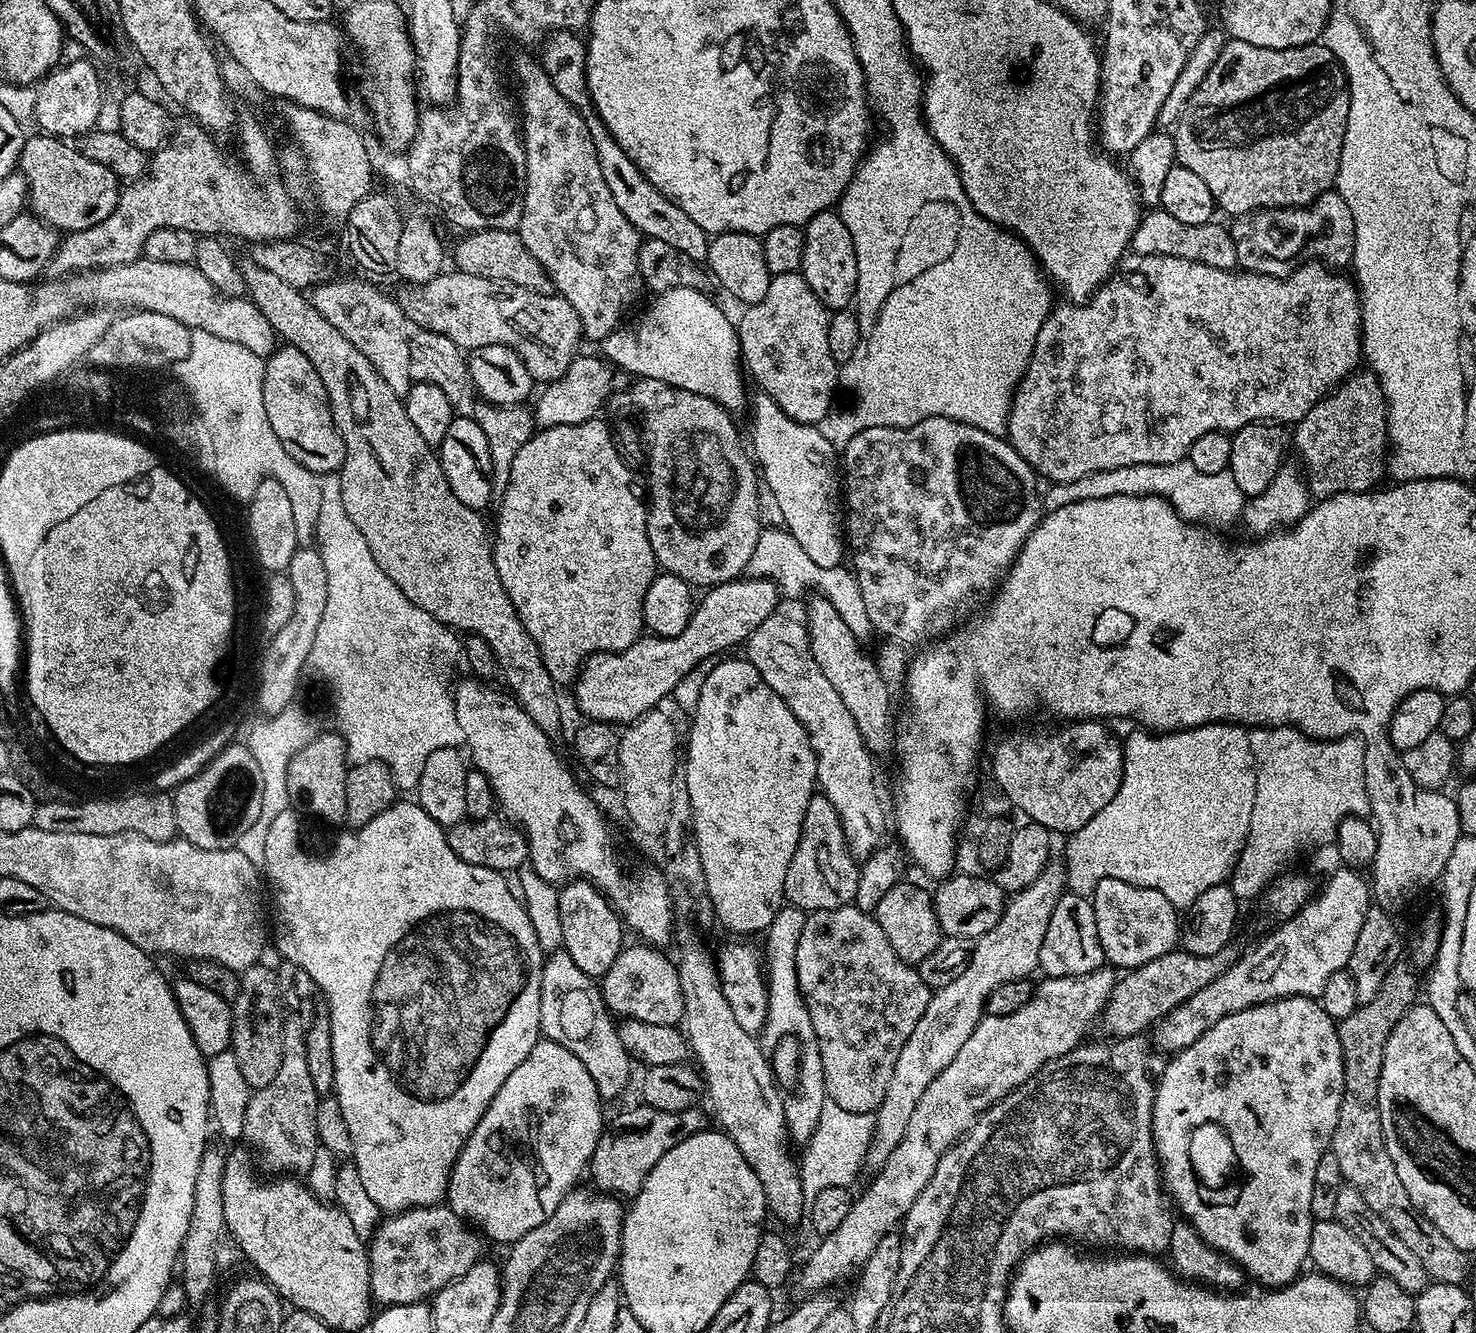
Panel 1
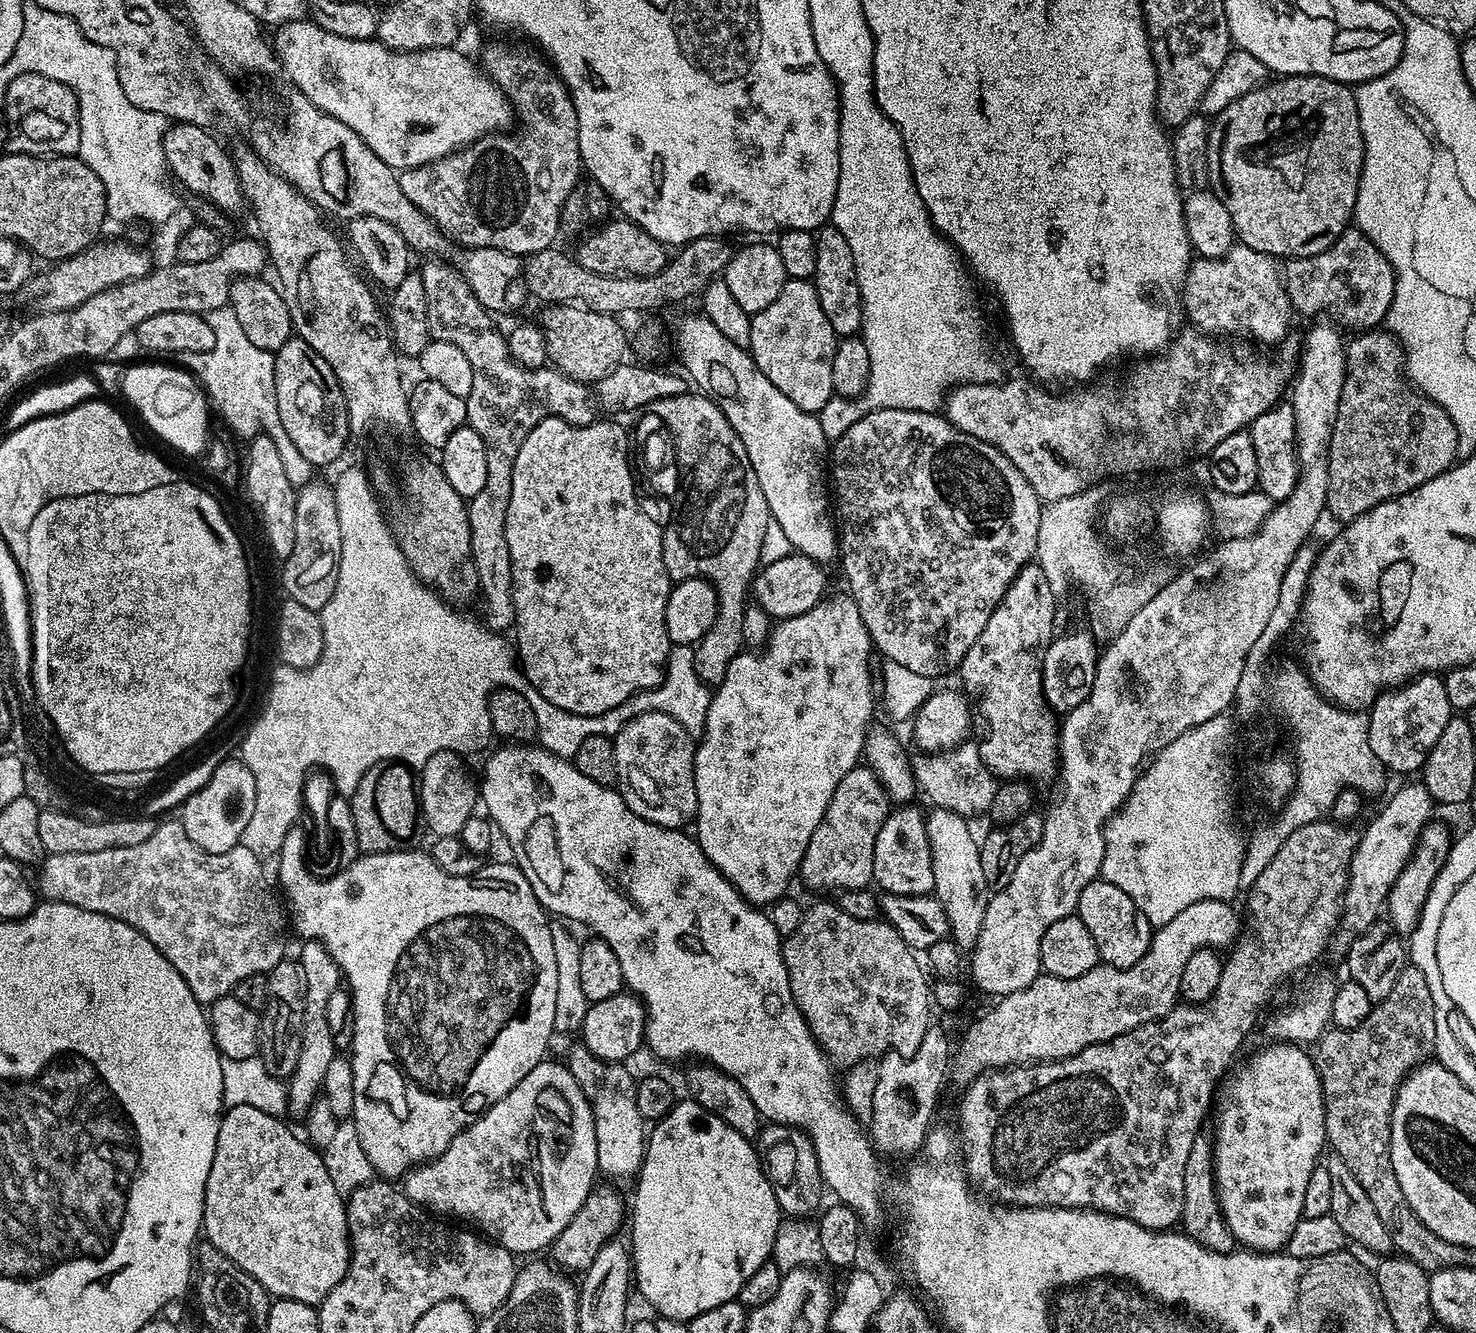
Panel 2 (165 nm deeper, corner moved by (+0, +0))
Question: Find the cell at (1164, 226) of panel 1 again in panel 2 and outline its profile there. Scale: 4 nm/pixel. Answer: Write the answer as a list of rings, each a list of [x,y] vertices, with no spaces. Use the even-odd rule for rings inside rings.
[[[1239,242],[1216,259],[1193,259],[1188,269],[1186,300],[1188,296],[1192,303],[1188,314],[1197,324],[1195,327],[1204,334],[1249,332],[1264,344],[1279,345],[1285,339],[1283,336],[1288,332],[1294,312],[1284,277],[1276,264],[1277,261],[1265,252],[1255,252]]]

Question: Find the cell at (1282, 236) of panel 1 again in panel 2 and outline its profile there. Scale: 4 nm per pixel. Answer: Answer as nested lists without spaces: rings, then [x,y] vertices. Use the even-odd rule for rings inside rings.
[[[1349,228],[1322,253],[1298,256],[1285,264],[1282,275],[1288,297],[1299,315],[1329,312],[1337,325],[1356,328],[1352,330],[1376,330],[1385,323],[1396,289],[1396,272],[1359,228]]]

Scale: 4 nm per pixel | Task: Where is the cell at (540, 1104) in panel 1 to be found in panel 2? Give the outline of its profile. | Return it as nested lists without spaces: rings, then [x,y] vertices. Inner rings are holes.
[[[545,1058],[506,1094],[506,1098],[457,1134],[441,1156],[411,1169],[403,1177],[402,1191],[429,1213],[444,1218],[457,1216],[477,1224],[472,1226],[487,1239],[501,1244],[507,1252],[540,1254],[570,1226],[574,1214],[582,1210],[582,1202],[586,1202],[597,1183],[596,1176],[598,1142],[590,1102],[563,1063],[555,1064],[552,1058]]]

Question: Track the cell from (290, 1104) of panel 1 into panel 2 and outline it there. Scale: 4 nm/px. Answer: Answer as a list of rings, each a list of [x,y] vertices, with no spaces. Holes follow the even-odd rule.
[[[304,940],[298,959],[306,970],[306,994],[304,995],[304,1025],[302,1026],[302,1050],[298,1054],[298,1066],[287,1081],[288,1108],[306,1114],[324,1085],[326,1070],[338,1055],[336,1040],[332,1037],[332,1024],[328,1021],[328,999],[336,987],[341,987],[342,973],[331,954],[318,940]]]

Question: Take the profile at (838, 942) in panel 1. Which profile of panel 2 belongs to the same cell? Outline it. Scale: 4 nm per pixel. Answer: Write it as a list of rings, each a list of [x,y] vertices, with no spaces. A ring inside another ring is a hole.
[[[836,902],[816,904],[813,908],[808,906],[804,908],[802,922],[798,922],[798,930],[794,930],[794,934],[790,934],[783,941],[782,951],[784,953],[784,965],[790,978],[790,990],[794,994],[794,1002],[800,1013],[803,1014],[805,1022],[810,1026],[812,1037],[820,1043],[821,1050],[832,1061],[833,1065],[851,1066],[861,1064],[863,1060],[875,1061],[889,1050],[894,1050],[903,1056],[909,1056],[914,1054],[914,1050],[918,1050],[918,1046],[922,1046],[922,1038],[930,1026],[928,1015],[931,1014],[932,1010],[934,1011],[933,997],[930,995],[930,980],[928,982],[927,978],[924,977],[926,968],[921,957],[919,960],[916,957],[919,955],[900,937],[898,930],[894,930],[883,919],[863,920],[862,918],[854,918],[853,915],[846,914],[845,910],[840,909]]]

